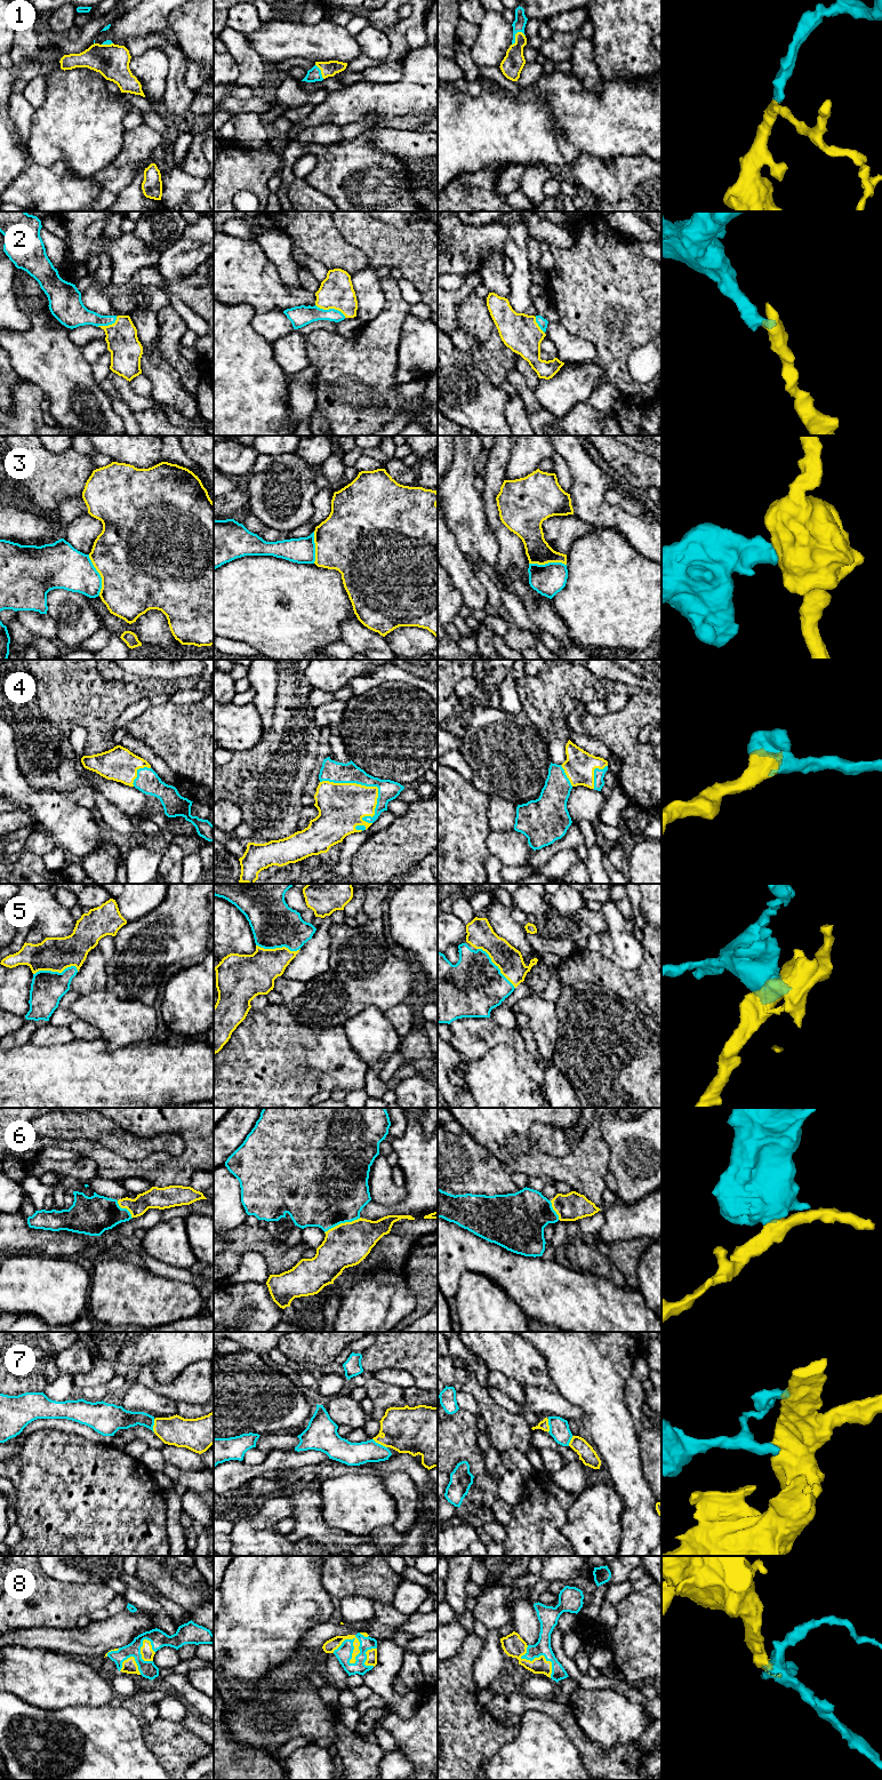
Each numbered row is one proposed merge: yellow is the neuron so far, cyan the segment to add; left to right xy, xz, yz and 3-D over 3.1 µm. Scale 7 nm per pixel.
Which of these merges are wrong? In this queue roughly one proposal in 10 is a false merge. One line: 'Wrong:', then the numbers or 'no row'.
Wrong: 3

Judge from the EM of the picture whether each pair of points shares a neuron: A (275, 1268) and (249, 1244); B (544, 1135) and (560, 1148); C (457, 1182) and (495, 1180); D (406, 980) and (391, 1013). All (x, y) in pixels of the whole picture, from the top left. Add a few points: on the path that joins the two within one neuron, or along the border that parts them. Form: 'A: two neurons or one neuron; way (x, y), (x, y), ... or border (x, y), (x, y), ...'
A: one neuron; way (274, 1260), (261, 1246), (257, 1246)
B: one neuron; way (547, 1138), (556, 1144)
C: one neuron; way (466, 1180), (486, 1180)
D: two neurons; border (407, 1000), (394, 1004), (383, 1011)

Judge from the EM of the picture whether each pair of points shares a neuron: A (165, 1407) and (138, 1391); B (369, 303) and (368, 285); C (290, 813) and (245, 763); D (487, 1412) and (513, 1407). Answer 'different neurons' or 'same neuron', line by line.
A: same neuron
B: same neuron
C: same neuron
D: different neurons

